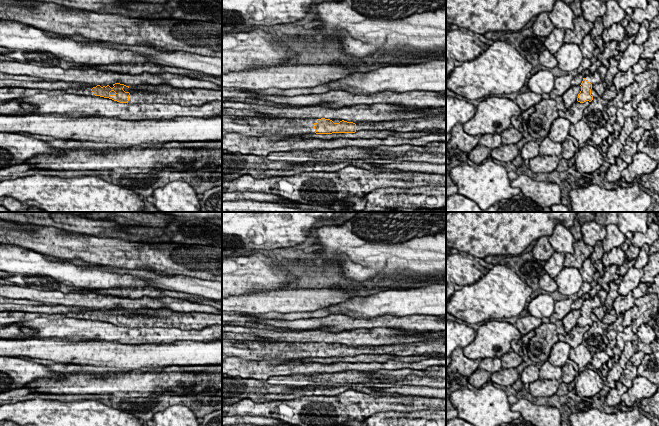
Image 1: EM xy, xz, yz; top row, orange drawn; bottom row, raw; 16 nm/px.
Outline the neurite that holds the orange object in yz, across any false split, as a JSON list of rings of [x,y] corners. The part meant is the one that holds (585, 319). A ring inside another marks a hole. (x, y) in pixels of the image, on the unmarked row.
[[[598,295],[594,296],[591,299],[585,299],[580,309],[581,315],[578,318],[577,325],[580,327],[584,327],[586,325],[591,326],[593,324],[593,320],[591,319],[592,310],[600,306],[601,301]]]

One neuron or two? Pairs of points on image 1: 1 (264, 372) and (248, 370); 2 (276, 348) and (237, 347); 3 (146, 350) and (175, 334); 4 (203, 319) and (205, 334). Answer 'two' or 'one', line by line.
1: one
2: one
3: two
4: two

